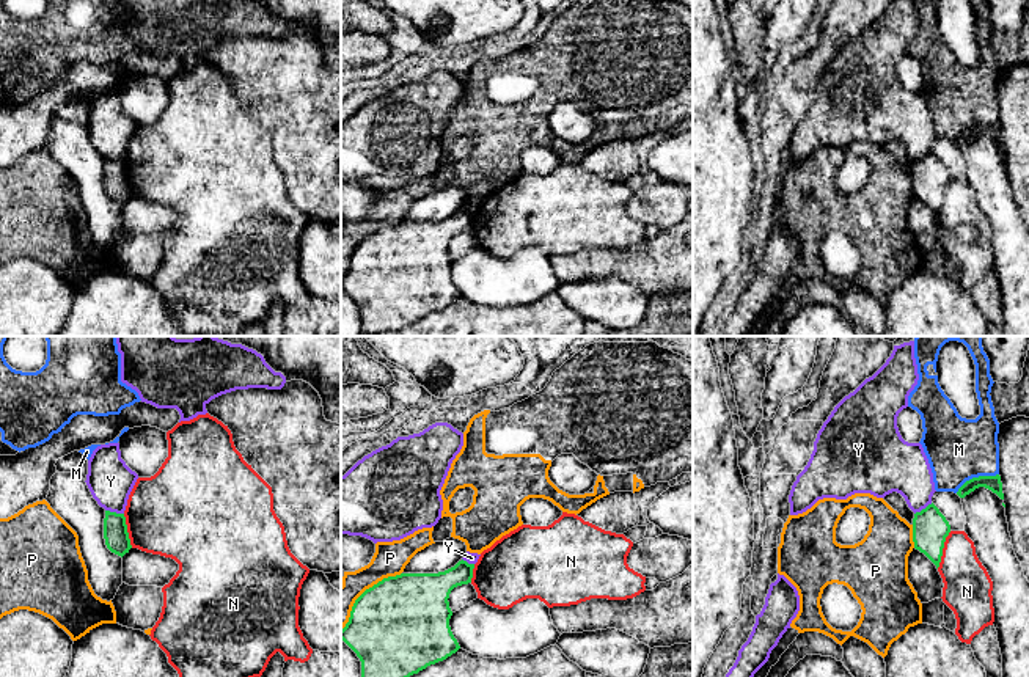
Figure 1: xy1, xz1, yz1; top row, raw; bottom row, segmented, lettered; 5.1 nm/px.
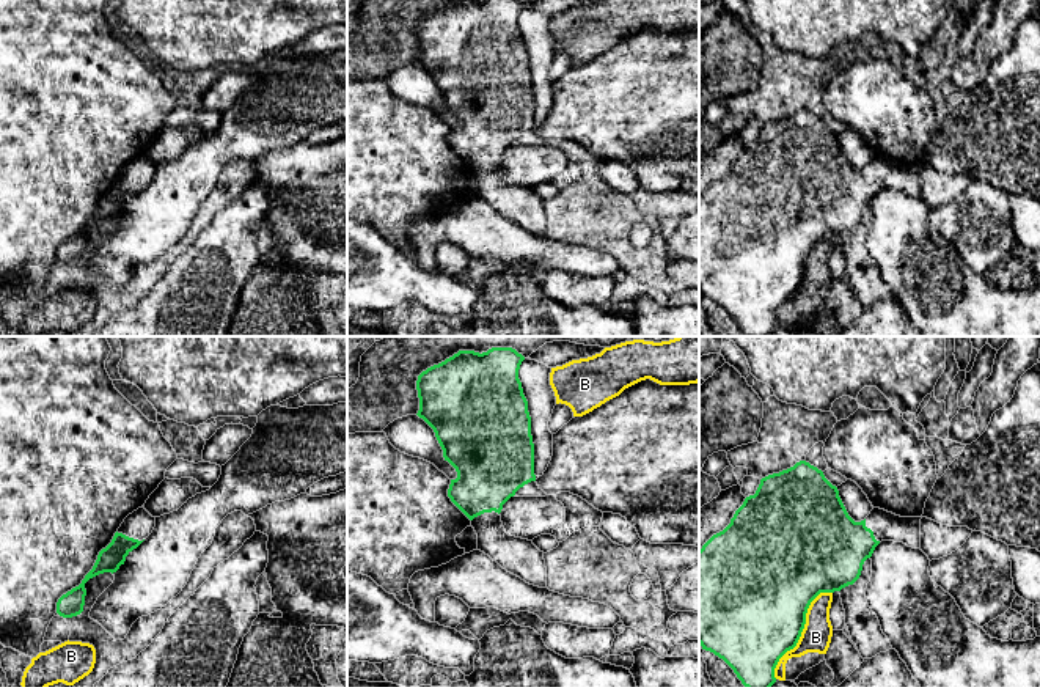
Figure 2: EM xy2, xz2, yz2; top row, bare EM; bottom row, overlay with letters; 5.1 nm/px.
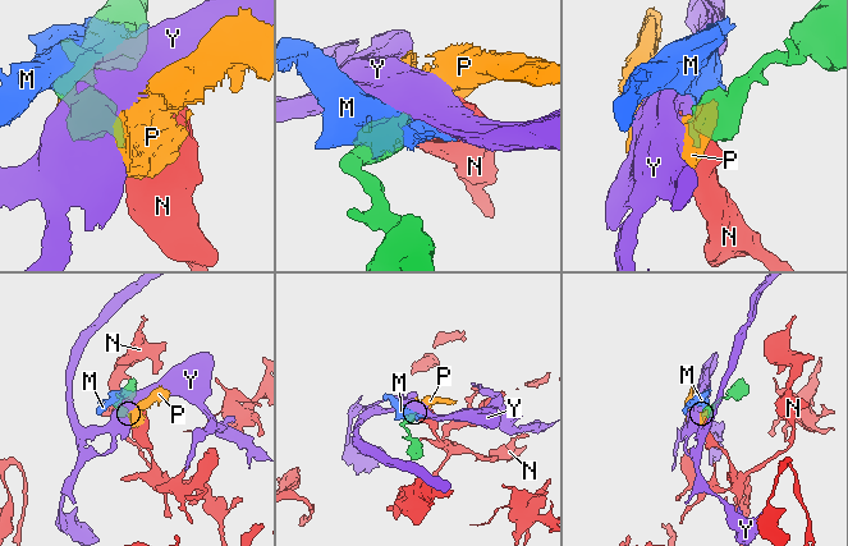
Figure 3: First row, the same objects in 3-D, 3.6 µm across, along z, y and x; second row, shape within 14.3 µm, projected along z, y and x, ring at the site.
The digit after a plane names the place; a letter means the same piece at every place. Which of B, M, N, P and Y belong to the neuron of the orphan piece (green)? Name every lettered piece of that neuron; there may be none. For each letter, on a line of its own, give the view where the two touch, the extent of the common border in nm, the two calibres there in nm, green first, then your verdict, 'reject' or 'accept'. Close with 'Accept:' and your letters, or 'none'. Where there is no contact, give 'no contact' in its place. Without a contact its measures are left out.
B: meets green in yz2; contact 550 nm long; 500 nm thick on the green side, 160 nm on the other; reject
M: meets green in yz1; contact 240 nm long; 80 nm thick on the green side, 320 nm on the other; reject
N: meets green in yz1; contact 200 nm long; 190 nm thick on the green side, 240 nm on the other; reject
P: meets green in xz1; contact 440 nm long; 500 nm thick on the green side, 170 nm on the other; reject
Y: meets green in xy1; contact 100 nm long; 130 nm thick on the green side, 240 nm on the other; reject
Accept: none

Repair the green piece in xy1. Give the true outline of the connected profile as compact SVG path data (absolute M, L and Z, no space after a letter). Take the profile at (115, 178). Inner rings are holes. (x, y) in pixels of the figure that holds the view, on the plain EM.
M105 159L104 187L105 187L107 196L112 201L115 201L115 203L118 203L121 206L126 201L129 201L132 193L130 193L124 162L116 162L116 160Z

